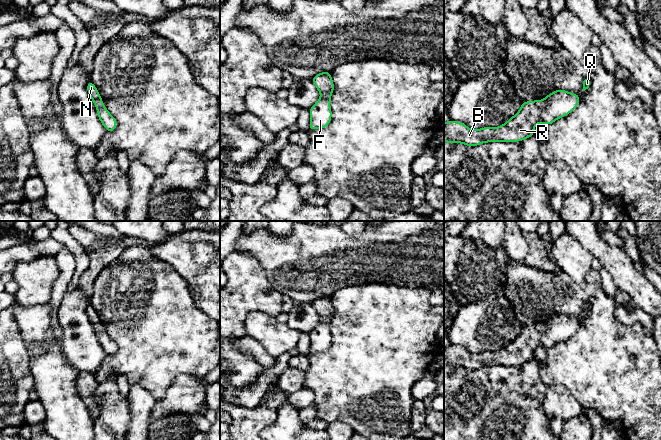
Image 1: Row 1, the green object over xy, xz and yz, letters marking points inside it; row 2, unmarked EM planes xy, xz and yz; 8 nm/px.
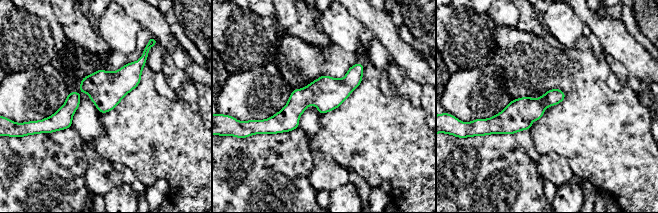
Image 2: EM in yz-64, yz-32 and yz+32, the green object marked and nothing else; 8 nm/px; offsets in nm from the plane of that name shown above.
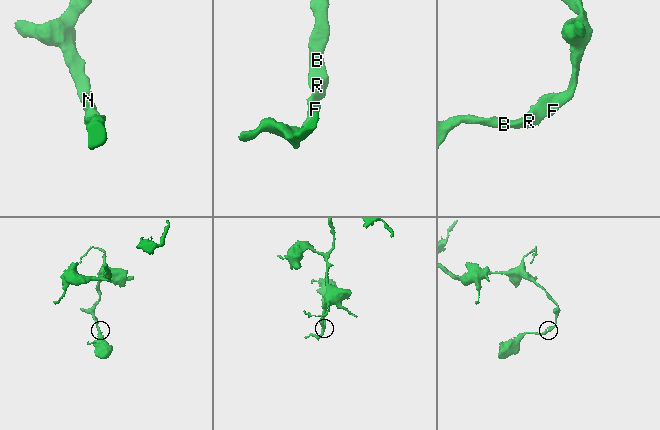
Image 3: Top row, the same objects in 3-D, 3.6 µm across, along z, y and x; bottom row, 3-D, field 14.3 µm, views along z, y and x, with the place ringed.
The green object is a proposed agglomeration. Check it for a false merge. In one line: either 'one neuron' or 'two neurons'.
one neuron

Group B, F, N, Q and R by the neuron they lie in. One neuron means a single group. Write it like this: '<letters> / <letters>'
B F N Q R

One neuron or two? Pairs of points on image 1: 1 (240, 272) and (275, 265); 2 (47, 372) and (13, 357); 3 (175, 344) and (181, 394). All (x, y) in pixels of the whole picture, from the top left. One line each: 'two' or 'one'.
1: two
2: two
3: two

